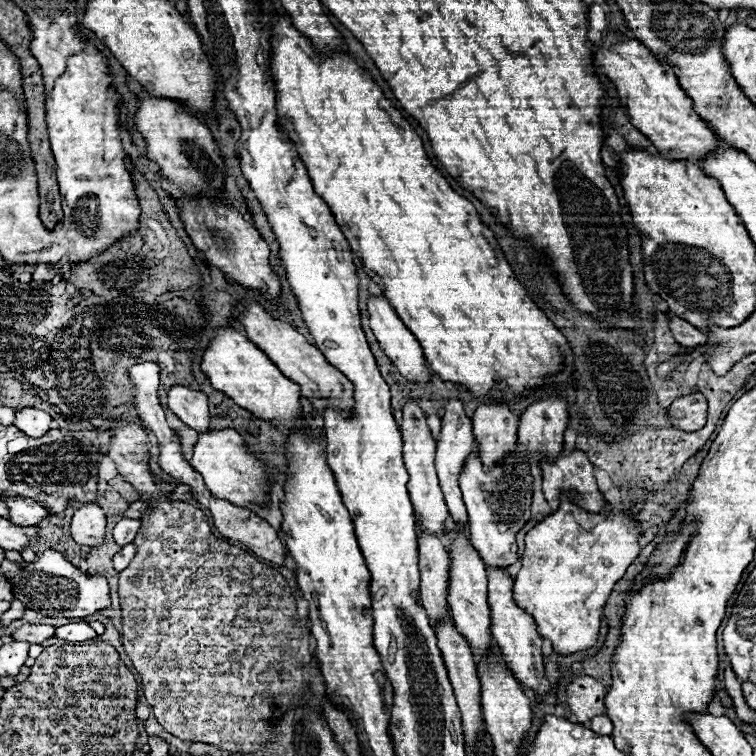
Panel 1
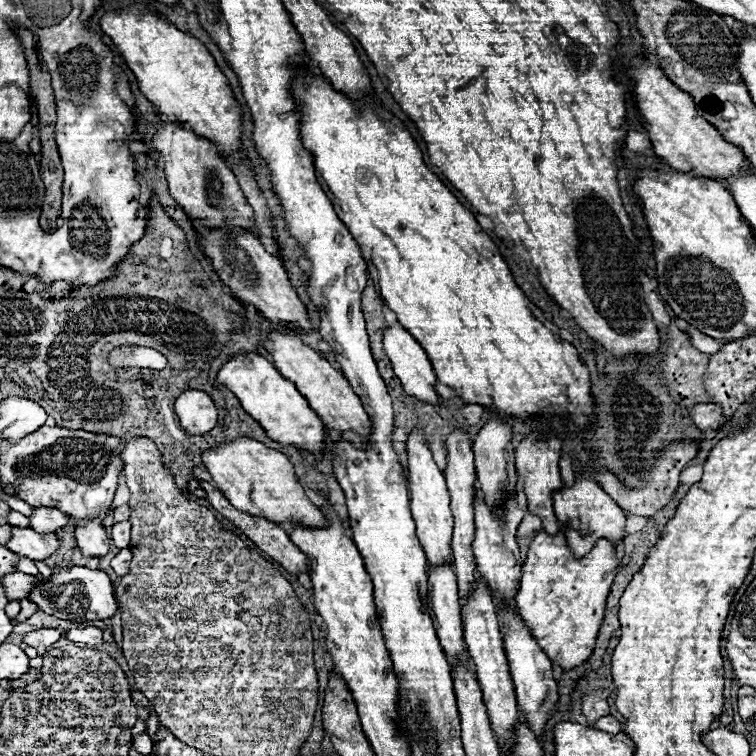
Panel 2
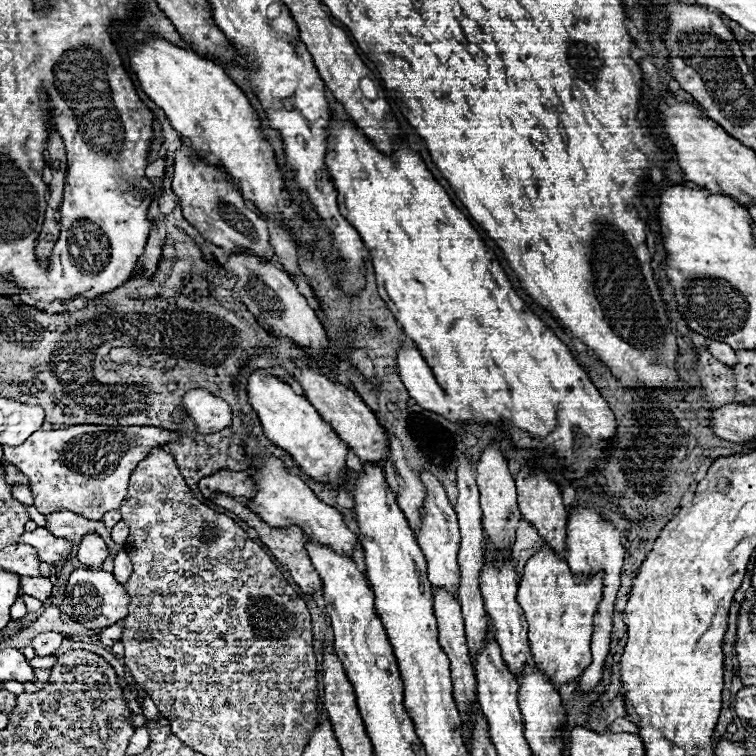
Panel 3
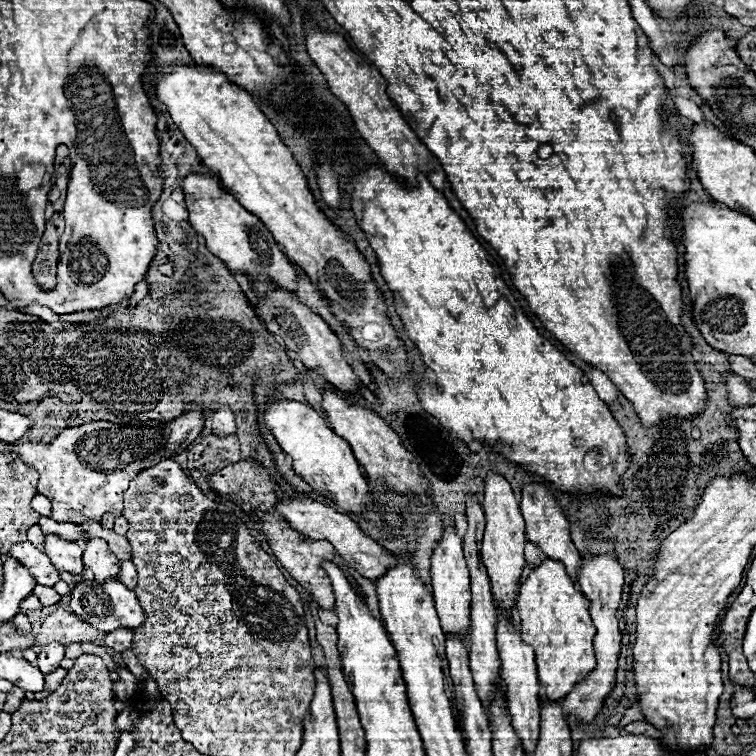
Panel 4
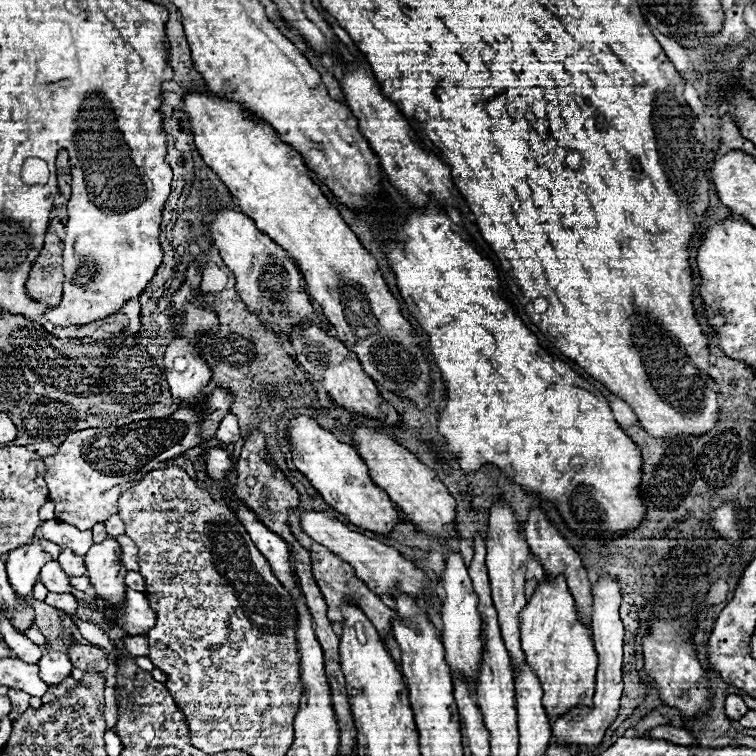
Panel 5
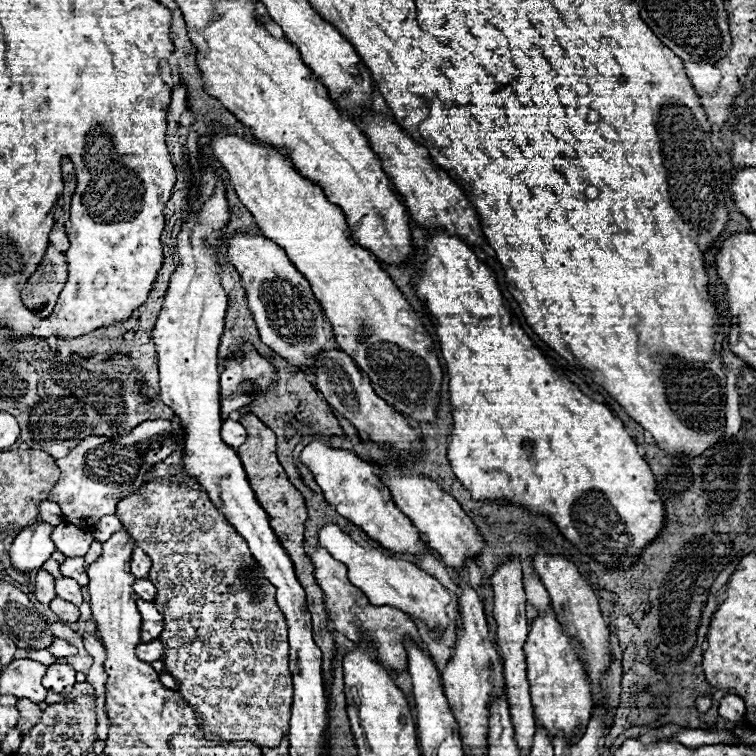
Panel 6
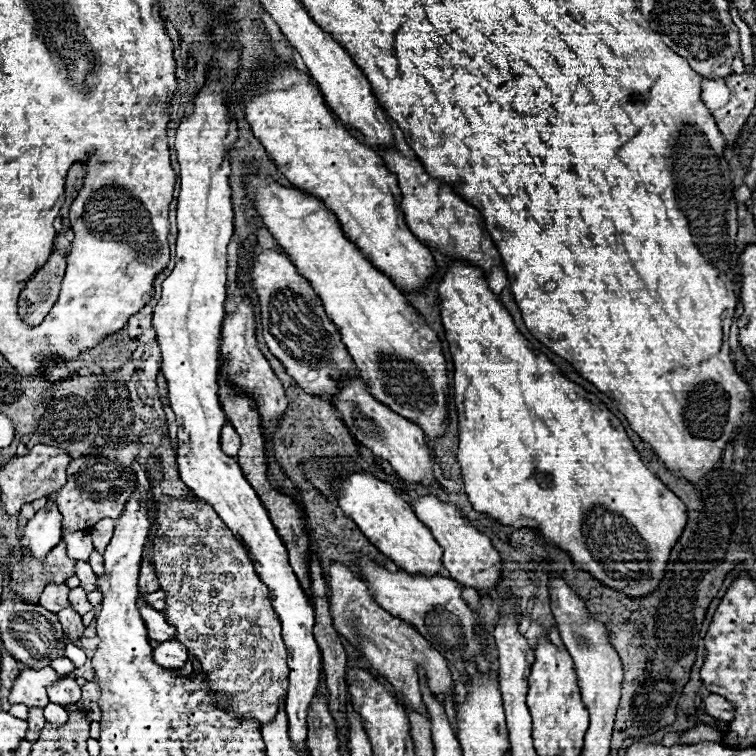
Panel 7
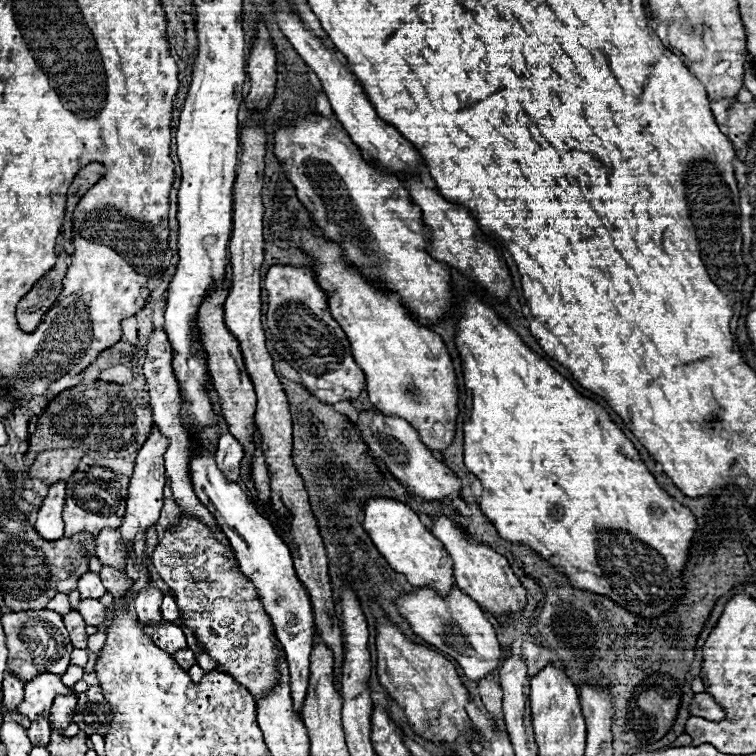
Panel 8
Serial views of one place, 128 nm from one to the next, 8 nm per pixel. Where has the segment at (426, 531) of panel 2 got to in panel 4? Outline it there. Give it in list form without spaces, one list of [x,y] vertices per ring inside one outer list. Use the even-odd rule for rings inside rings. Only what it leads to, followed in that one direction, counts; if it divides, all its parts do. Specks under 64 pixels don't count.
[[[450,522],[444,524],[442,538],[432,550],[430,578],[432,578],[434,602],[436,602],[440,622],[442,622],[442,630],[446,634],[462,634],[466,638],[466,632],[470,628],[470,574],[462,556],[462,538],[458,536],[454,524]]]

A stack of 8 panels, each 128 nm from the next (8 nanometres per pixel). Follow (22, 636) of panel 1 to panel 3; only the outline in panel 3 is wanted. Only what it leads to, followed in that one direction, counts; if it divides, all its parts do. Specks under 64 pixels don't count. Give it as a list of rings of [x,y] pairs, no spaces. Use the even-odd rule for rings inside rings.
[[[42,632],[36,638],[32,638],[32,648],[38,656],[52,656],[58,648],[64,636],[60,632]]]

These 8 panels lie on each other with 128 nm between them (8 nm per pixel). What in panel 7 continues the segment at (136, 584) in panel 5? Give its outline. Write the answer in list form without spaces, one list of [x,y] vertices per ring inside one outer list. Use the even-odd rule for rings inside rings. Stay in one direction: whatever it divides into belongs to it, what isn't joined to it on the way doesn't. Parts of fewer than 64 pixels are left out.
[[[156,590],[156,592],[148,592],[148,594],[144,594],[144,602],[148,602],[148,604],[152,604],[152,608],[156,608],[156,610],[164,610],[164,592],[162,590]]]

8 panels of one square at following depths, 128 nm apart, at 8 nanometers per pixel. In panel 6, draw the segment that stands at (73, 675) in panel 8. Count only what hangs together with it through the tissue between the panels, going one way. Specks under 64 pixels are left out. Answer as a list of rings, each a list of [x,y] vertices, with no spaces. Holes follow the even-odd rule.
[[[26,650],[26,656],[32,658],[32,660],[36,660],[36,662],[42,662],[44,666],[56,662],[56,658],[48,650]]]

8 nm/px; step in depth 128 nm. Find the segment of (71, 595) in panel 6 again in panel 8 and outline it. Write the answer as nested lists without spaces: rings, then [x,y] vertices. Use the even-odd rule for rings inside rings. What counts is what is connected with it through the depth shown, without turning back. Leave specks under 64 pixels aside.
[[[80,598],[78,612],[84,616],[84,622],[90,626],[98,626],[98,624],[106,622],[106,606],[102,606],[94,598]]]

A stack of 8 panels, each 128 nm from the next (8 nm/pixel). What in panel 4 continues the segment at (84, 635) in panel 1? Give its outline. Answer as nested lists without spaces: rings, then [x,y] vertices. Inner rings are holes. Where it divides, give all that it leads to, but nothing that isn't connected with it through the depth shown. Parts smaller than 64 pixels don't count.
[[[116,628],[116,630],[112,630],[112,632],[106,634],[104,642],[106,642],[108,648],[112,648],[116,652],[130,650],[132,648],[130,646],[132,644],[132,630],[128,630],[128,628]]]

